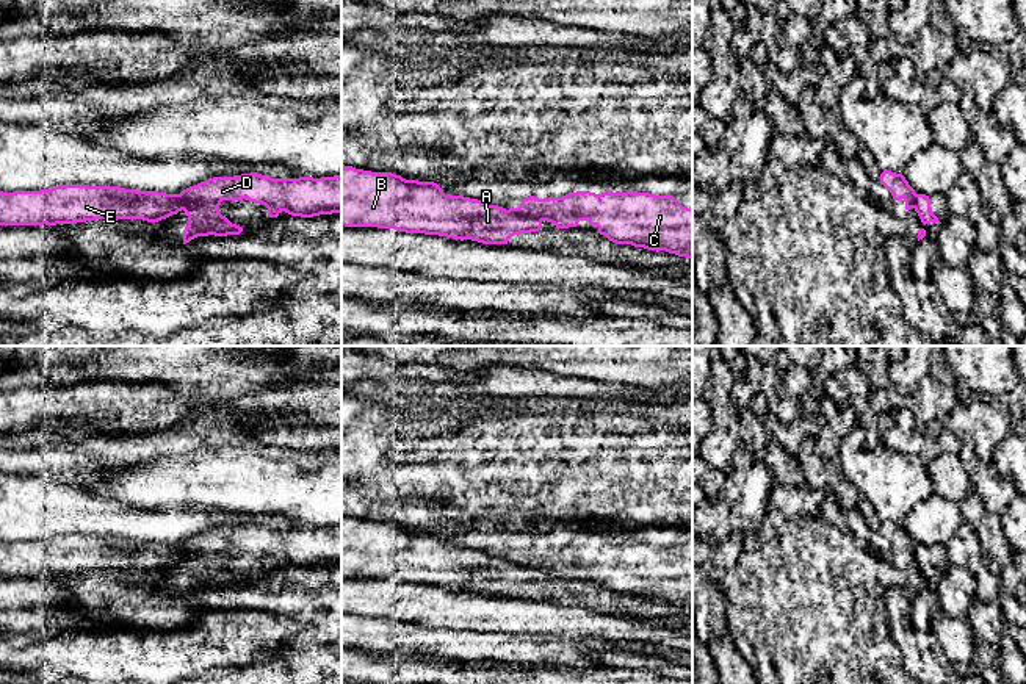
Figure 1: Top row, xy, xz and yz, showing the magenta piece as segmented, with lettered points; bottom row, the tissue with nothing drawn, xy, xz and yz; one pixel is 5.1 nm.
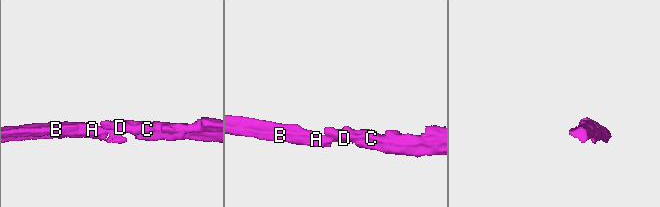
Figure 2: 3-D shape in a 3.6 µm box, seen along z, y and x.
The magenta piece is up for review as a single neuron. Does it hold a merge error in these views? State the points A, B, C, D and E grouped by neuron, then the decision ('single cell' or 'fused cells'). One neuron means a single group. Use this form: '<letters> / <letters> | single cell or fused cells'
A B E / C D | fused cells

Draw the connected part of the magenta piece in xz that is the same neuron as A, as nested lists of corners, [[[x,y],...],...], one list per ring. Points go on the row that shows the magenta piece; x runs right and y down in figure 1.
[[[341,164],[341,225],[508,244],[514,235],[539,232],[542,219],[445,194],[434,182]]]

